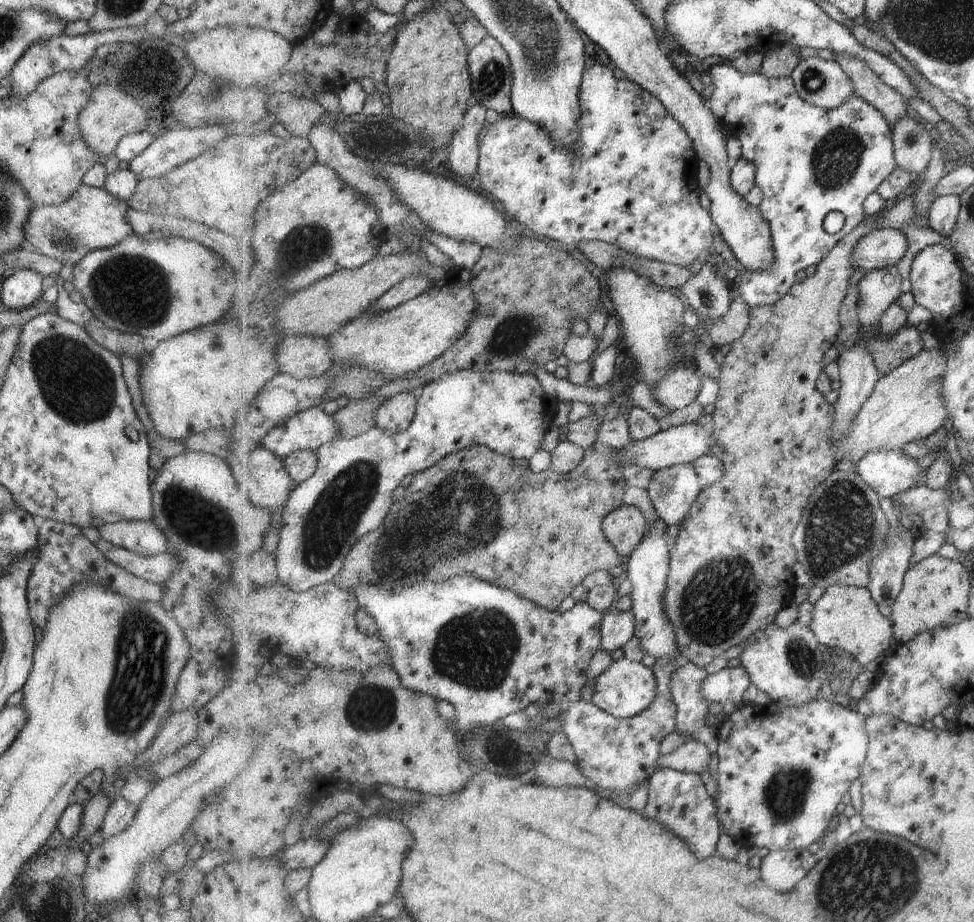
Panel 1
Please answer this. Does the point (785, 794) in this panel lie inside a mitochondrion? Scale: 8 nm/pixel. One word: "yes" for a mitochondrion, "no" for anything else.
yes

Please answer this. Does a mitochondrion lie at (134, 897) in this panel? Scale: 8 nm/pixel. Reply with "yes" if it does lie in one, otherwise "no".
no

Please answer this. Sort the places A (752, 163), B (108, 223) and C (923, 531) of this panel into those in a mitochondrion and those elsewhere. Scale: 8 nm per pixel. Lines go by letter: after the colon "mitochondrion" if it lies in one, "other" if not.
A: other
B: other
C: other

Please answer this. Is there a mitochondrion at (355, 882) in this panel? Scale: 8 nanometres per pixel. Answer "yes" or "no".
no

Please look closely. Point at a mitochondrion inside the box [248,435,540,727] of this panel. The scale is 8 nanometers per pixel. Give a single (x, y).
(477, 650)

